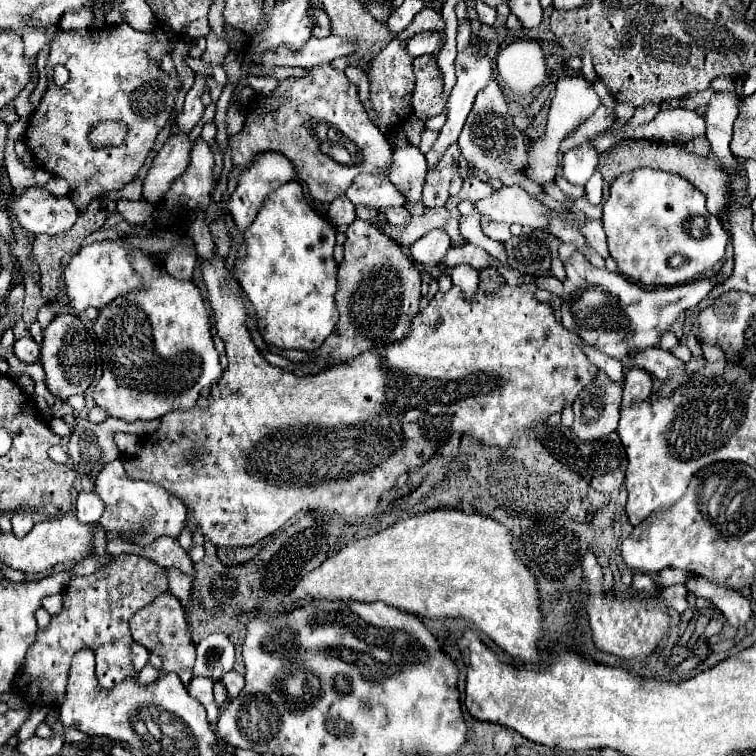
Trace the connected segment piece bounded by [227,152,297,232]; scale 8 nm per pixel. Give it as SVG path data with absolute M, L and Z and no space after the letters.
M275 152L259 156L249 172L243 172L239 176L237 190L227 202L237 228L245 232L247 226L255 220L265 196L291 180L297 180L297 174L285 156L279 156Z

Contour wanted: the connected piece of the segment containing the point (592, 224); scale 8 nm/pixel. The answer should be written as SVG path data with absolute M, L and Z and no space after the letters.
M587 220L587 224L581 228L581 234L587 238L587 242L591 244L591 248L595 248L603 258L609 256L609 252L607 252L607 244L605 244L603 224L601 224L599 220Z

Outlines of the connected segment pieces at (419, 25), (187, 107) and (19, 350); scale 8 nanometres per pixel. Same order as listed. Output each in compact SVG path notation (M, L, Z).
M423 8L415 18L413 22L409 24L409 28L401 34L401 36L413 36L417 32L423 32L423 30L443 30L445 28L445 22L441 18L441 14L433 8Z
M195 74L195 84L193 84L193 88L187 92L183 110L181 110L179 116L177 116L177 132L179 132L179 134L189 134L189 132L193 130L193 126L203 118L205 106L203 106L203 102L201 102L201 94L207 90L205 80L207 80L205 76Z
M27 334L23 338L19 338L15 344L13 344L13 350L15 350L15 356L21 360L21 362L27 362L27 364L33 364L33 362L39 362L39 346L37 342Z

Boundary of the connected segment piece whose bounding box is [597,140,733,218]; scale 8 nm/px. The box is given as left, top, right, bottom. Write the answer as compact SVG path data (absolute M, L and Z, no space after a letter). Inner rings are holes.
M635 140L635 142L629 142L629 144L617 146L607 156L599 158L597 170L601 172L605 186L611 186L619 174L631 172L635 168L645 168L645 166L665 170L665 172L671 172L671 174L679 174L681 178L689 180L697 190L701 190L705 194L709 214L713 214L717 218L727 214L729 204L731 204L731 178L733 178L731 172L727 172L723 166L719 166L719 160L715 160L713 154L705 156L705 158L697 156L693 152L687 152L685 146L679 144L679 142L659 144L659 142L651 142L651 140Z

